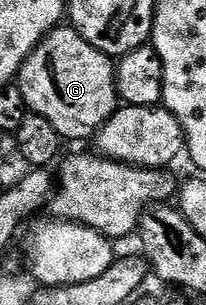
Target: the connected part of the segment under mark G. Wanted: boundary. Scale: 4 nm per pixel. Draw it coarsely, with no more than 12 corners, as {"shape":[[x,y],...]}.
{"shape":[[73,27],[34,48],[16,84],[67,142],[120,107],[115,62]]}

